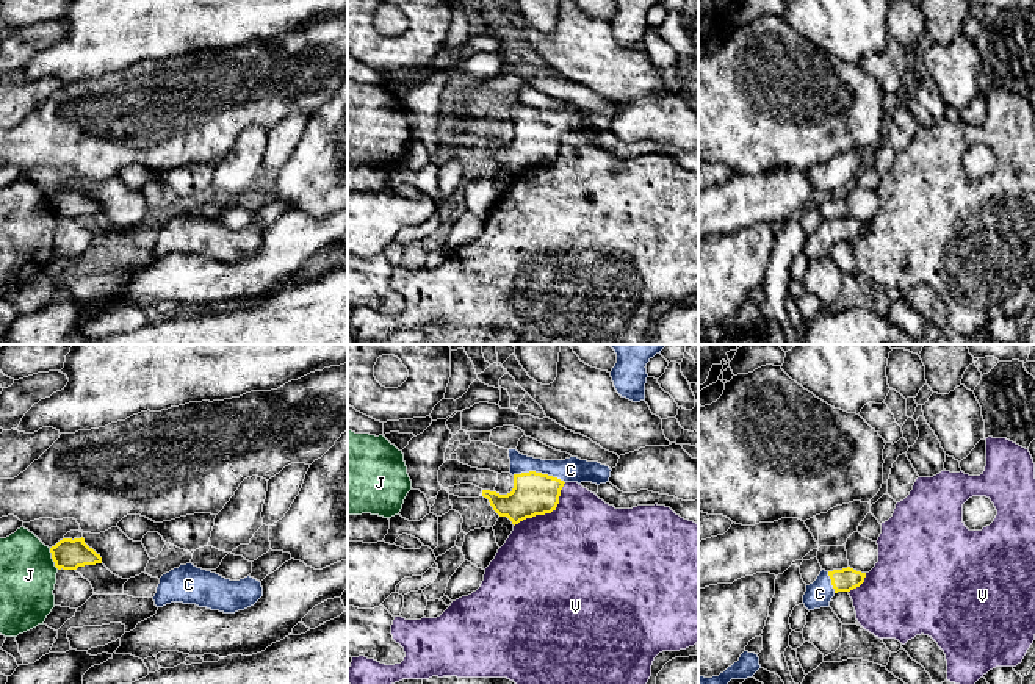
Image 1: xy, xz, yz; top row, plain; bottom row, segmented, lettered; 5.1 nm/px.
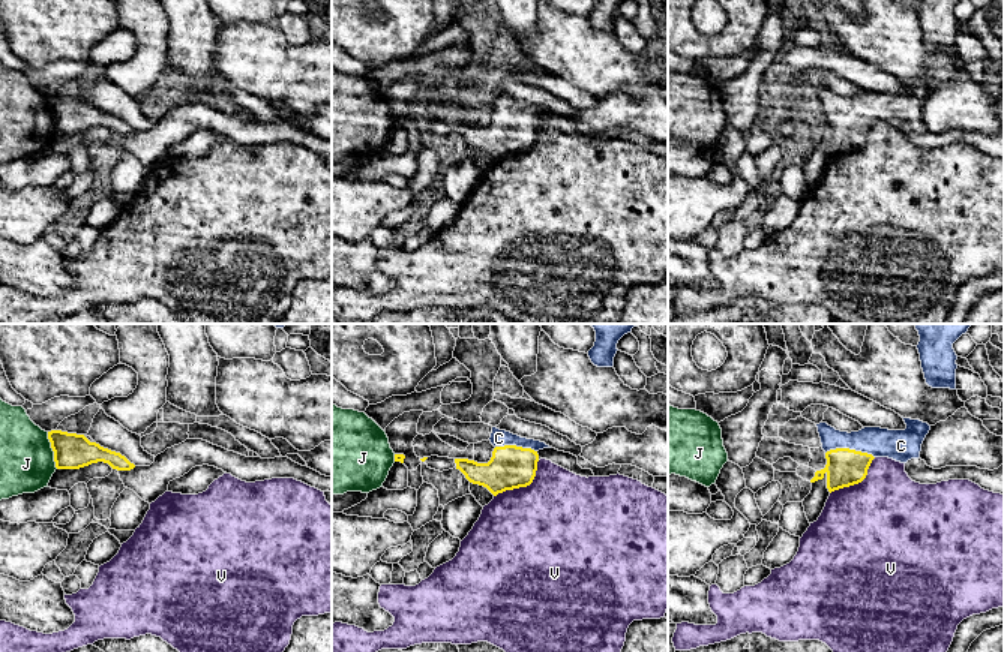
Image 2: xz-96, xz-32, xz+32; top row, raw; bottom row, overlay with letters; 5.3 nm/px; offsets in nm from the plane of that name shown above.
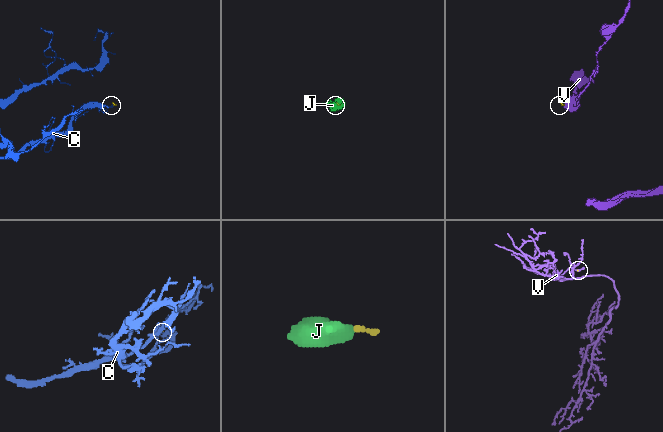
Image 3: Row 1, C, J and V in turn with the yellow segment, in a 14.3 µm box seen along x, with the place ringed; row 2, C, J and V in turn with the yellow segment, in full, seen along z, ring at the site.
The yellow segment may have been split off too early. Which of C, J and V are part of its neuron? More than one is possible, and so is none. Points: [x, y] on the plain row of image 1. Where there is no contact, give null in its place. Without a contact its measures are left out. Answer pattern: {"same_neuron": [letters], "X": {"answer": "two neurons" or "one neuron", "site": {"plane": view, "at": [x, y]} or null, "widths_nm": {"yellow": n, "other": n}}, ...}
{"same_neuron": ["C"], "C": {"answer": "one neuron", "site": {"plane": "xz", "at": [539, 122]}, "widths_nm": {"yellow": 220, "other": 130}}, "J": {"answer": "two neurons", "site": {"plane": "xy", "at": [52, 207]}, "widths_nm": {"yellow": 160, "other": 280}}, "V": {"answer": "two neurons", "site": {"plane": "xz", "at": [547, 162]}, "widths_nm": {"yellow": 220, "other": 480}}}

